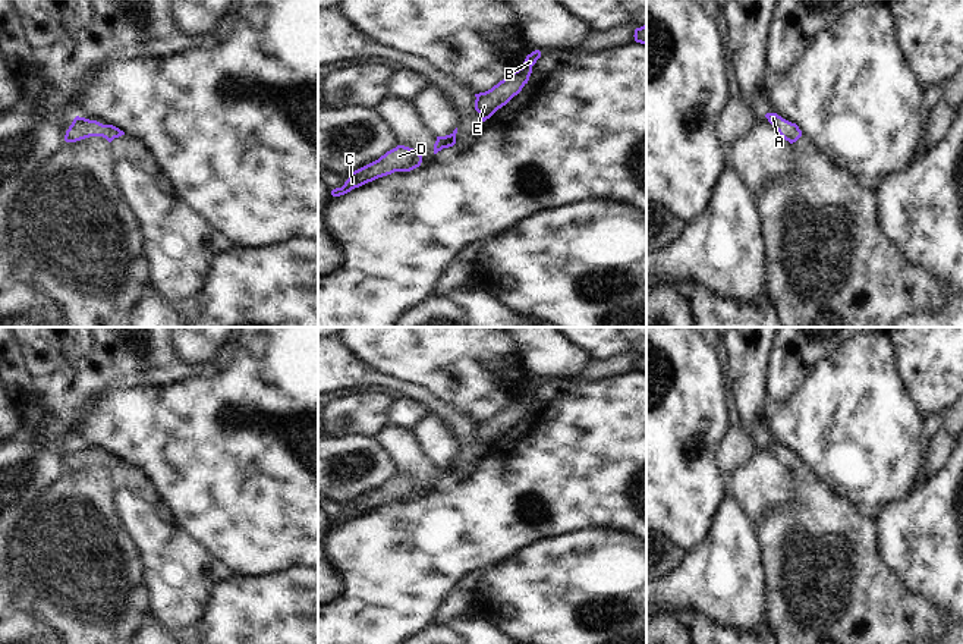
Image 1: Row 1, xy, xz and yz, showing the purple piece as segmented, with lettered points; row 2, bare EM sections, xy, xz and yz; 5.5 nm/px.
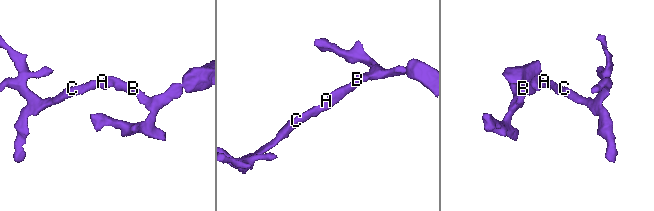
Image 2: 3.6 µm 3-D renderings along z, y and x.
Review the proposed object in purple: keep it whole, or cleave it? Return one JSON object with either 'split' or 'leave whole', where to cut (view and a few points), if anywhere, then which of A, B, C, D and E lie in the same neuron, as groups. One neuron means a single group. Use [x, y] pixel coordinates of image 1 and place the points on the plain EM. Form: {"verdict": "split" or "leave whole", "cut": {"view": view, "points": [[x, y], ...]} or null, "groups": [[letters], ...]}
{"verdict": "leave whole", "cut": null, "groups": [["A", "B", "C", "D", "E"]]}

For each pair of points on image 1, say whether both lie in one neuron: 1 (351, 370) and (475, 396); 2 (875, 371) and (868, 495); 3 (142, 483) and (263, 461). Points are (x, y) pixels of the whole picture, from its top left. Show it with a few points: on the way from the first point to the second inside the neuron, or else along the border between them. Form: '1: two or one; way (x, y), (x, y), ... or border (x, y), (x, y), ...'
1: two; border (370, 366), (396, 379), (419, 385), (431, 395)
2: one; way (868, 402), (868, 464)
3: two; border (131, 465), (138, 467), (144, 473), (160, 500)

